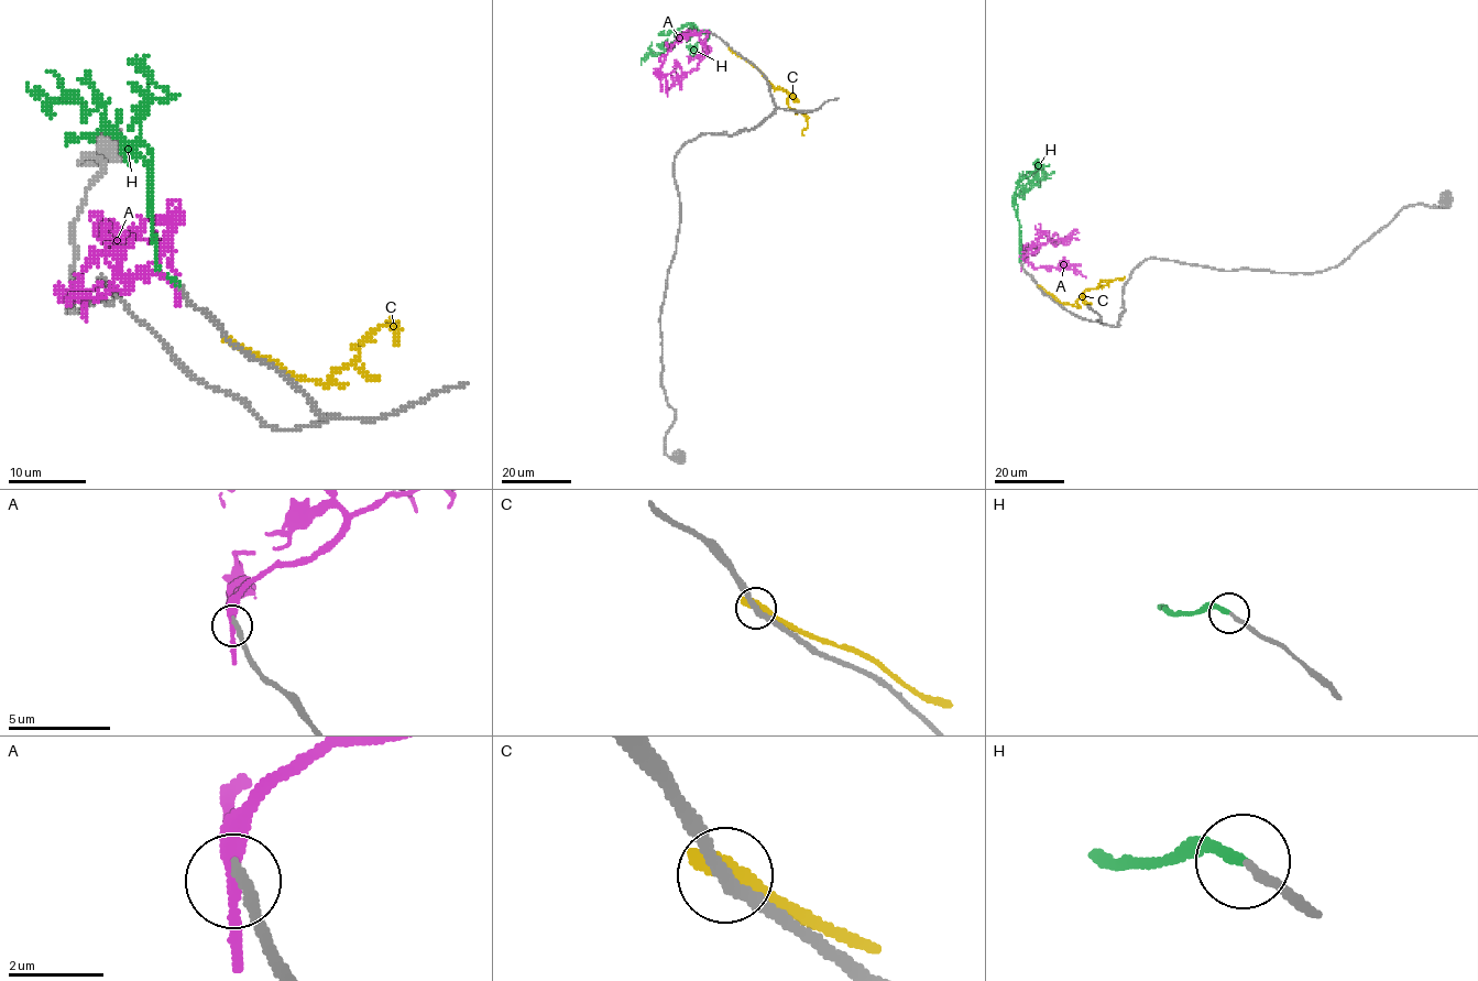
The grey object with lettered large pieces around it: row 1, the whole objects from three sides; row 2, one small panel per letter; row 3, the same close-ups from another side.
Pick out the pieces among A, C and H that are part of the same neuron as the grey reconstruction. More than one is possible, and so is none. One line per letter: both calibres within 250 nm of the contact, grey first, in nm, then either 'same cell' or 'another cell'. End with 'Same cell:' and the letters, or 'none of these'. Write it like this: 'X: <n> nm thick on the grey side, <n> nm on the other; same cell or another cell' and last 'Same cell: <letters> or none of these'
A: 260 nm thick on the grey side, 320 nm on the other; another cell
C: 240 nm thick on the grey side, 480 nm on the other; another cell
H: 220 nm thick on the grey side, 280 nm on the other; same cell
Same cell: H

